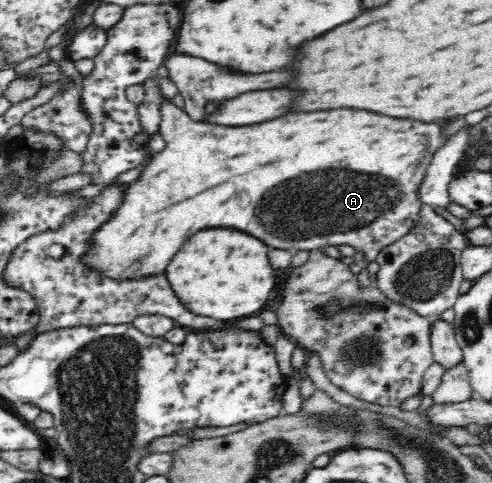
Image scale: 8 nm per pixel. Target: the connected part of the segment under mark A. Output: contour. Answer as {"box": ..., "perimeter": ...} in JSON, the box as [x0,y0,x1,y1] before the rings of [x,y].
{"box":[85,92,445,286],"perimeter":[[[160,92],[160,114],[159,133],[166,142],[164,150],[154,155],[151,162],[146,166],[144,174],[130,185],[122,206],[118,208],[116,215],[106,221],[94,234],[94,244],[85,256],[85,262],[91,268],[97,268],[99,272],[114,280],[122,280],[122,278],[132,280],[132,278],[138,278],[138,276],[144,276],[144,274],[162,272],[170,264],[172,256],[180,250],[180,246],[194,232],[204,230],[204,228],[224,226],[224,228],[238,228],[238,230],[250,232],[252,236],[258,236],[260,240],[264,240],[268,246],[282,248],[282,250],[311,251],[314,249],[322,250],[328,246],[348,245],[356,252],[363,253],[364,267],[357,274],[357,279],[362,286],[372,285],[374,283],[370,281],[368,265],[377,259],[382,248],[406,236],[408,230],[418,222],[420,210],[423,208],[421,201],[418,199],[418,190],[426,175],[426,168],[430,166],[434,152],[445,144],[442,140],[442,134],[440,134],[442,126],[436,124],[436,122],[422,124],[422,122],[416,122],[416,120],[394,120],[390,116],[380,116],[380,114],[374,114],[374,112],[358,112],[358,110],[350,110],[350,108],[326,110],[326,112],[286,114],[282,118],[268,120],[268,122],[262,122],[262,124],[230,128],[230,126],[216,126],[216,124],[206,124],[206,122],[192,122],[190,115],[184,108],[176,106],[172,98],[165,97]]]}

